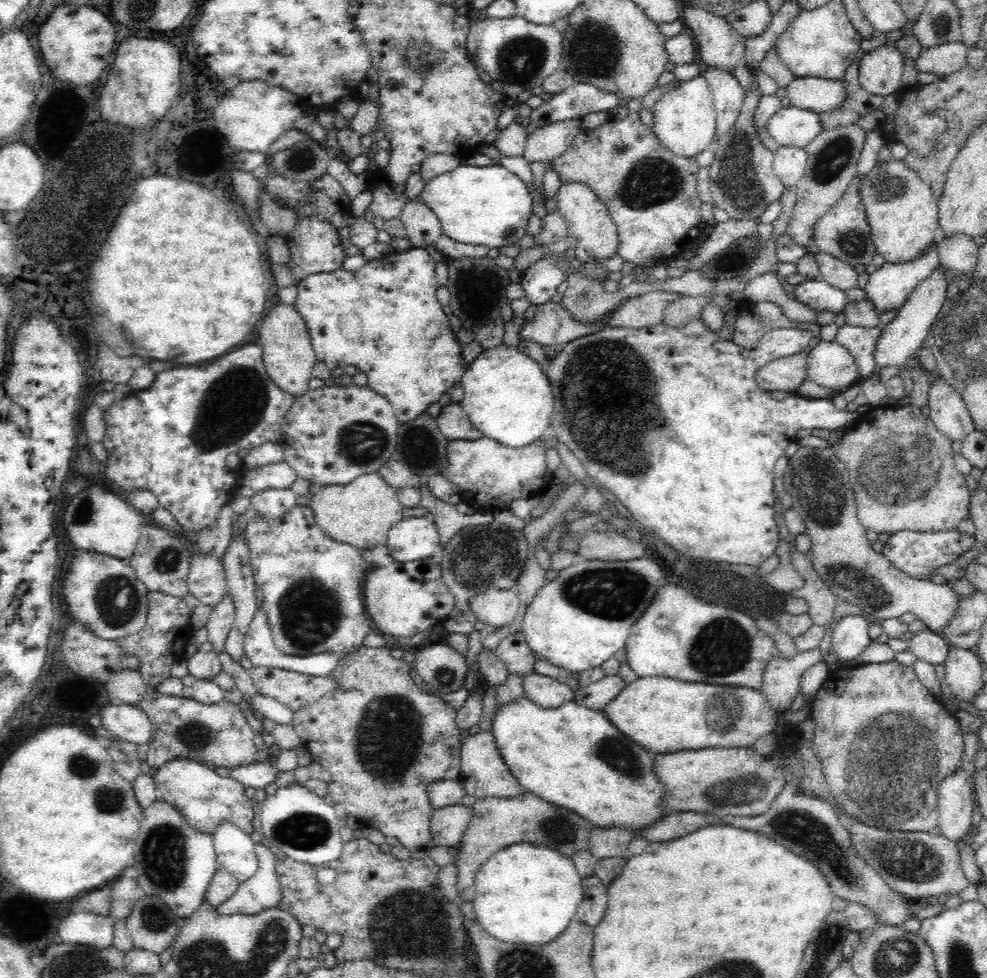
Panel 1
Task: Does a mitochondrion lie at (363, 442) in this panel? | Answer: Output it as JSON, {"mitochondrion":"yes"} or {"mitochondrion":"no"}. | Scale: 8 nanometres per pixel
{"mitochondrion":"yes"}

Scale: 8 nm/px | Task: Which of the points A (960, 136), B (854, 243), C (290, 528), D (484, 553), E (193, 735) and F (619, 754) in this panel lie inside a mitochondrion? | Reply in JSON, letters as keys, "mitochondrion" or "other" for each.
{"A":"other","B":"mitochondrion","C":"other","D":"mitochondrion","E":"mitochondrion","F":"mitochondrion"}

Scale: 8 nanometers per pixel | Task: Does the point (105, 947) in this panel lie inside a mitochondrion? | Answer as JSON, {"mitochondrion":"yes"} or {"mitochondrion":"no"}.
{"mitochondrion":"no"}

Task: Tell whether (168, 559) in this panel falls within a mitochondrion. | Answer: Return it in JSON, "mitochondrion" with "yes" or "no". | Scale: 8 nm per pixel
{"mitochondrion":"yes"}

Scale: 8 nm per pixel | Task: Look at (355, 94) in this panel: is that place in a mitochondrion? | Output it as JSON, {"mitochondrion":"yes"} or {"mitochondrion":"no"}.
{"mitochondrion":"no"}

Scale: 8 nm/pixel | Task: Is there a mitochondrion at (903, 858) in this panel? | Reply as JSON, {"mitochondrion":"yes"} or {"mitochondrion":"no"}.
{"mitochondrion":"yes"}

